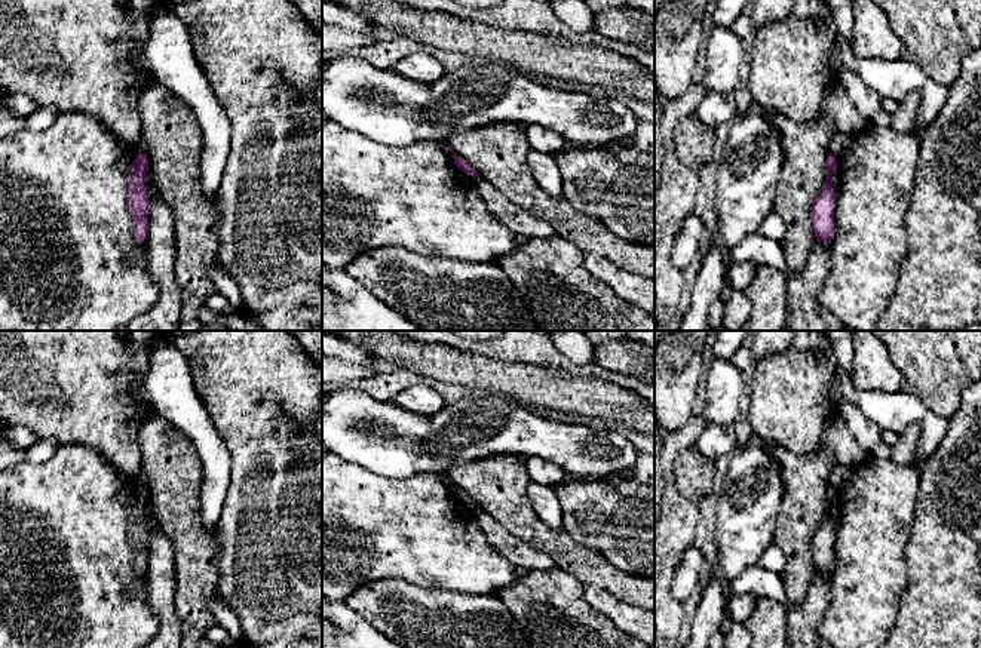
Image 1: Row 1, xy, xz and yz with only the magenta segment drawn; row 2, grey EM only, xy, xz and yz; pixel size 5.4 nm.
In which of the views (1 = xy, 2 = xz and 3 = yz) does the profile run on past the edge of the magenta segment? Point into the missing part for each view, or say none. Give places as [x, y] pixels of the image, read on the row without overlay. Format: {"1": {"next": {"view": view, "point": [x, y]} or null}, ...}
{"1": {"next": null}, "2": {"next": null}, "3": {"next": null}}

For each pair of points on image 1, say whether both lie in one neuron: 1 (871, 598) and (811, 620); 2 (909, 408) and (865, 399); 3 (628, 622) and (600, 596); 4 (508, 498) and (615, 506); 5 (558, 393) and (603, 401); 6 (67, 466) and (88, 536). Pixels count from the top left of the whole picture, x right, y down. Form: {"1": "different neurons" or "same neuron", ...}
{"1": "different neurons", "2": "same neuron", "3": "same neuron", "4": "different neurons", "5": "same neuron", "6": "same neuron"}

